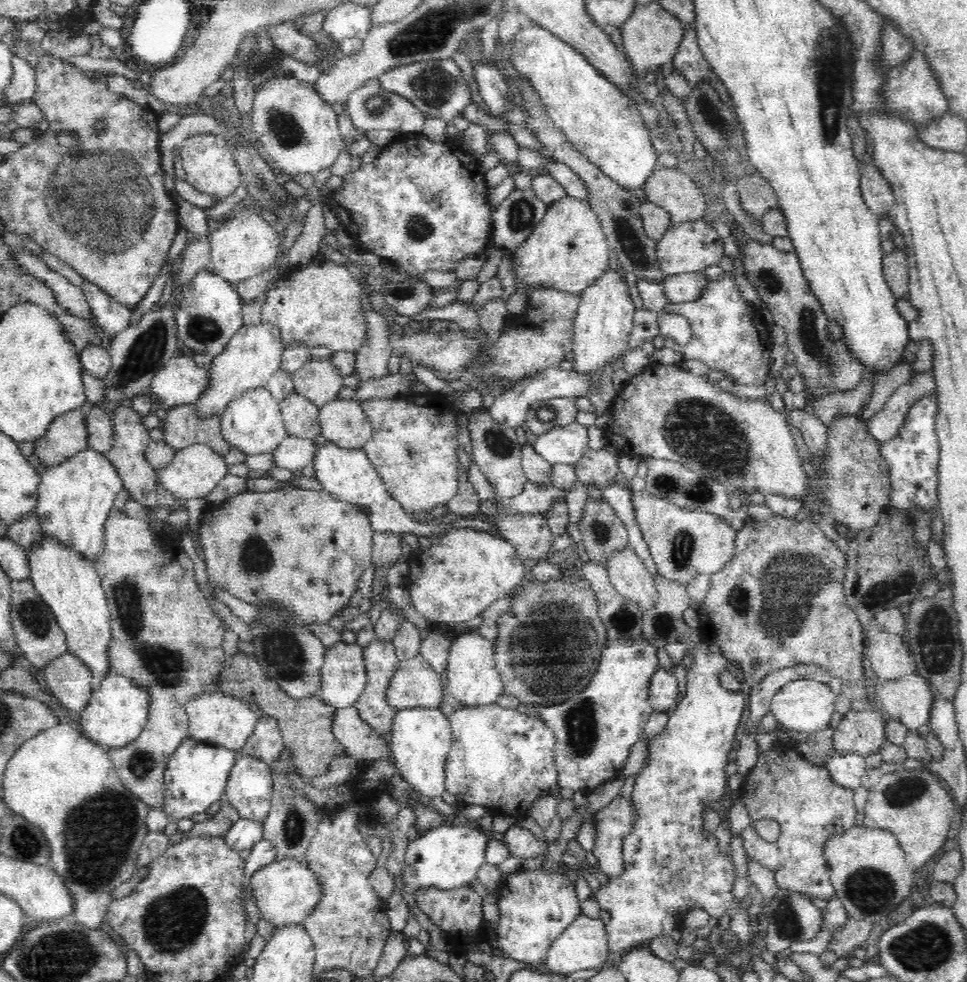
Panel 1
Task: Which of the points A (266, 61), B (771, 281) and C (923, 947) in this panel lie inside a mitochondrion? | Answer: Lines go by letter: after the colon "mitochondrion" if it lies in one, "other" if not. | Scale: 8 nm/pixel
A: mitochondrion
B: mitochondrion
C: mitochondrion

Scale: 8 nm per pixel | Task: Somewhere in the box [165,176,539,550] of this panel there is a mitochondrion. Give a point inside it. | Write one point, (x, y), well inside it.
(202, 327)

